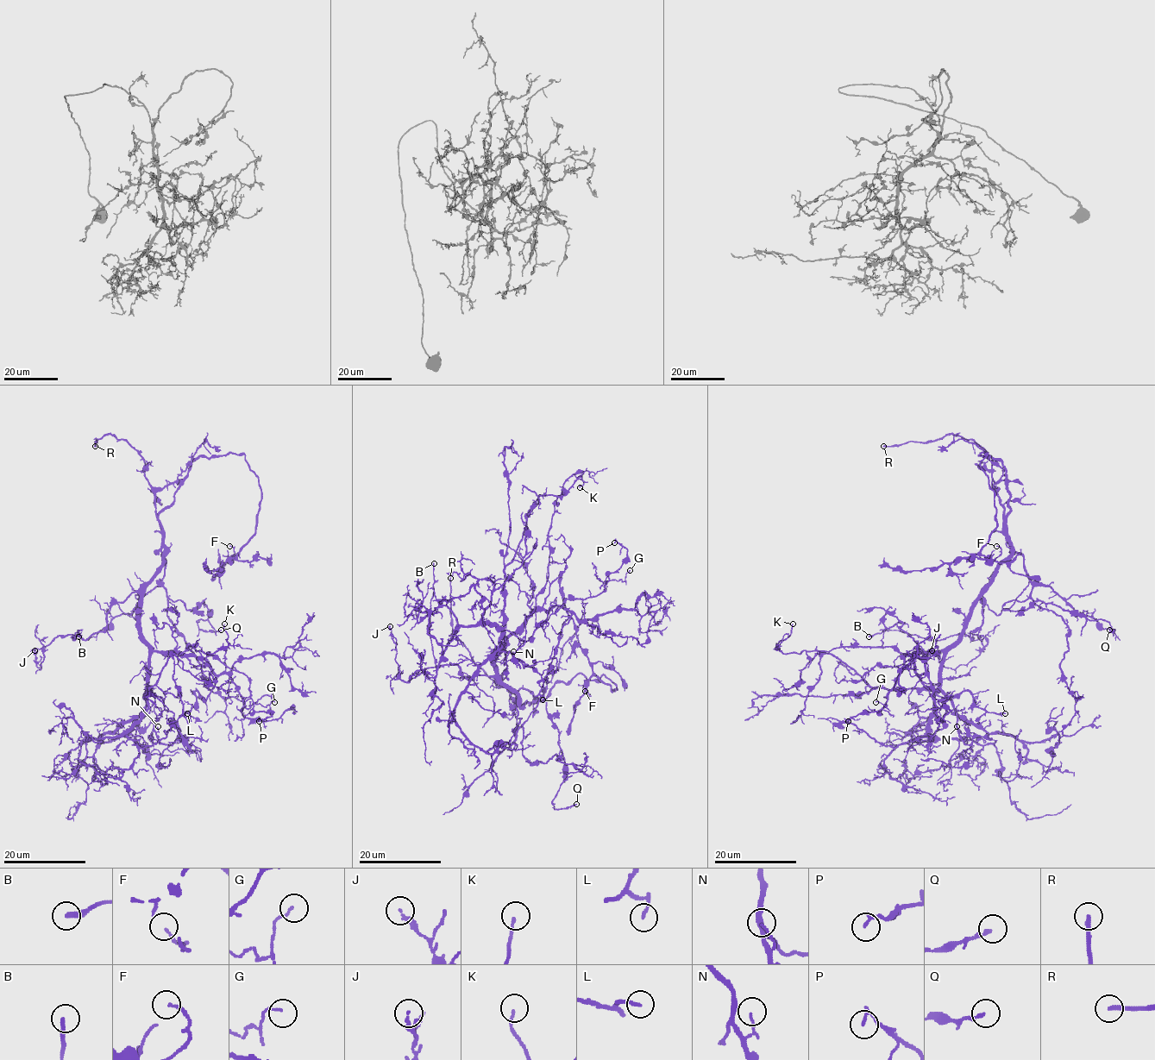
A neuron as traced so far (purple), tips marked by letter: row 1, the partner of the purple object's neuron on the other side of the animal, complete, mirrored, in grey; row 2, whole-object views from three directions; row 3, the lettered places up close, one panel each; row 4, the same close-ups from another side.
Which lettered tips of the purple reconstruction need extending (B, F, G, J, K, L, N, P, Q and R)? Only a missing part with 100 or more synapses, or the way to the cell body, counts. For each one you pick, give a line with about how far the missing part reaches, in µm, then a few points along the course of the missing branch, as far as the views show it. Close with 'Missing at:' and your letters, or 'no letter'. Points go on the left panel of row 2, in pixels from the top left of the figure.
R: about 110 µm are missing; missing branch runs (95, 446), (51, 453), (65, 440), (84, 438), (128, 451), (166, 452), (186, 435), (193, 435), (192, 444)
Missing at: R

